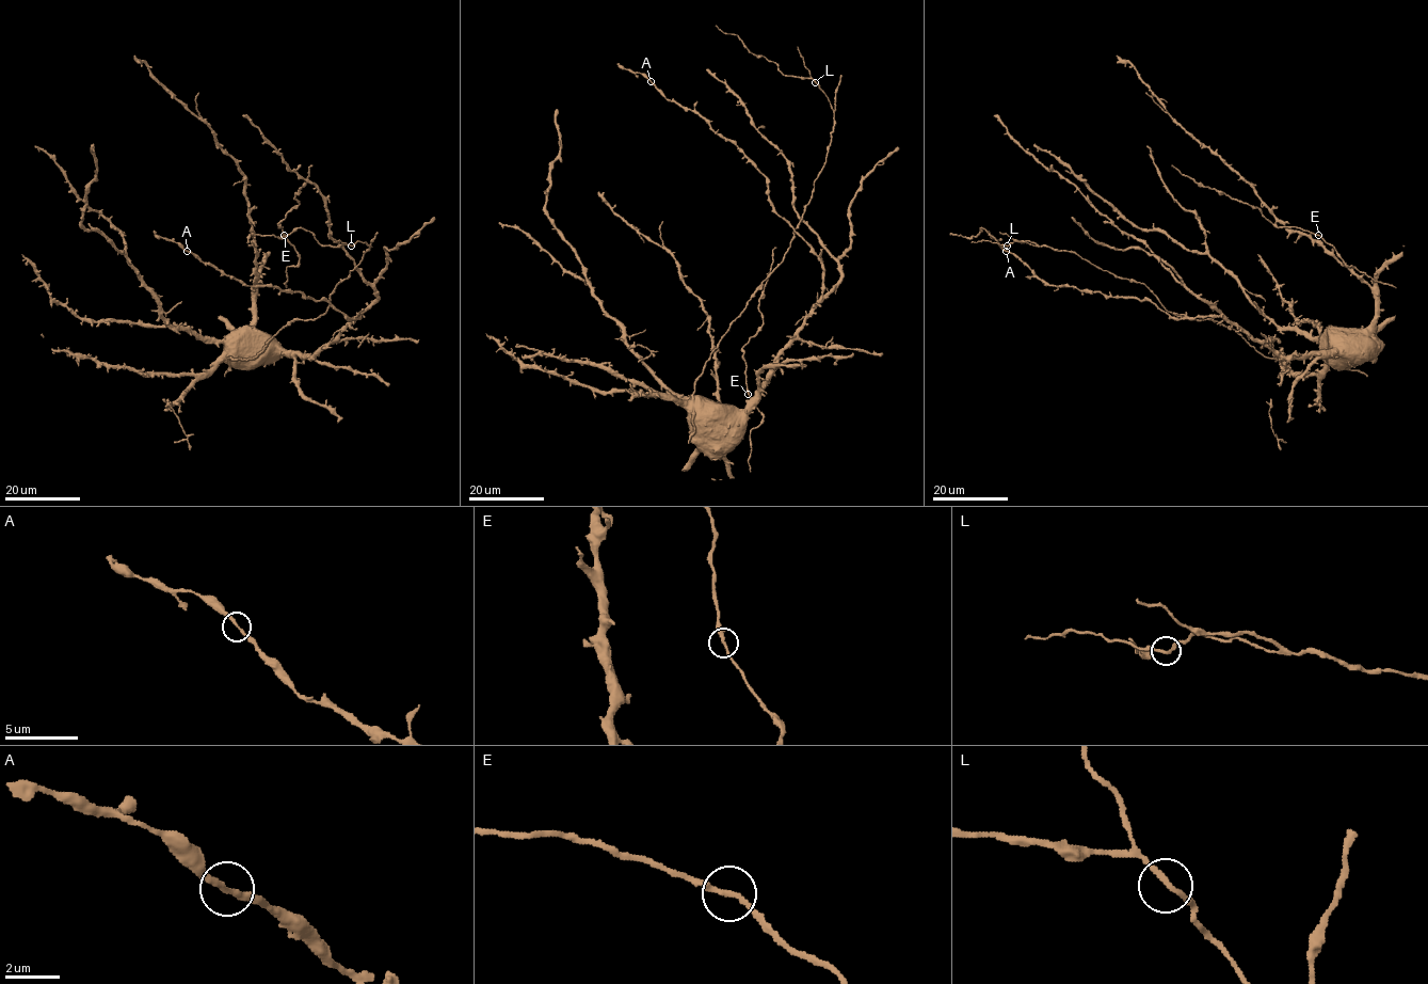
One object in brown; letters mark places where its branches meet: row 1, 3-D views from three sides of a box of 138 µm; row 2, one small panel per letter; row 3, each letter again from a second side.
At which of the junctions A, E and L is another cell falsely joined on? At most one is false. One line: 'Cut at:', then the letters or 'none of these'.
Cut at: none of these

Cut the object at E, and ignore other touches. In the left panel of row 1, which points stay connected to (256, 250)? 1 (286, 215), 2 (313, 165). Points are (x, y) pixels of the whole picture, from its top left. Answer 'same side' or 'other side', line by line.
1: other side
2: other side

